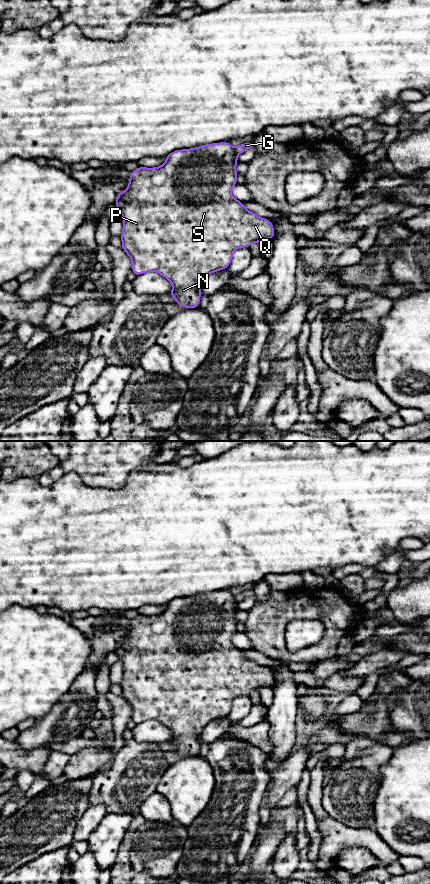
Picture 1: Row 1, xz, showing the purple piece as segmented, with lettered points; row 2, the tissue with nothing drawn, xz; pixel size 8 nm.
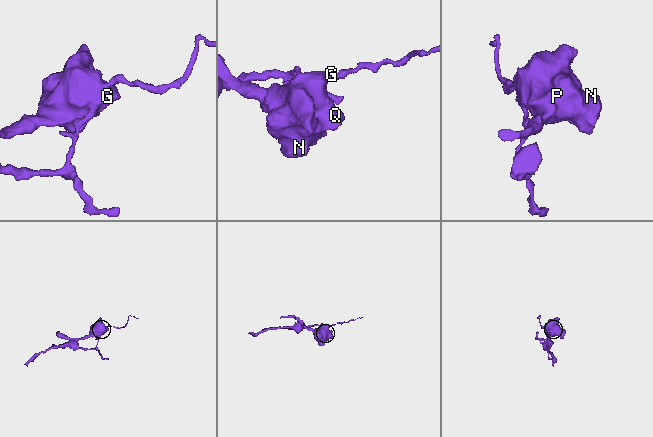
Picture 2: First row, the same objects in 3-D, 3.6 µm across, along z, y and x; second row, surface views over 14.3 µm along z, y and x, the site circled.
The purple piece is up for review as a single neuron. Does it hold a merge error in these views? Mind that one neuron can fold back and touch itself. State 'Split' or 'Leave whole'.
Split

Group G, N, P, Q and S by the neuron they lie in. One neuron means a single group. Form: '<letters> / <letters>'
G / N P Q S

